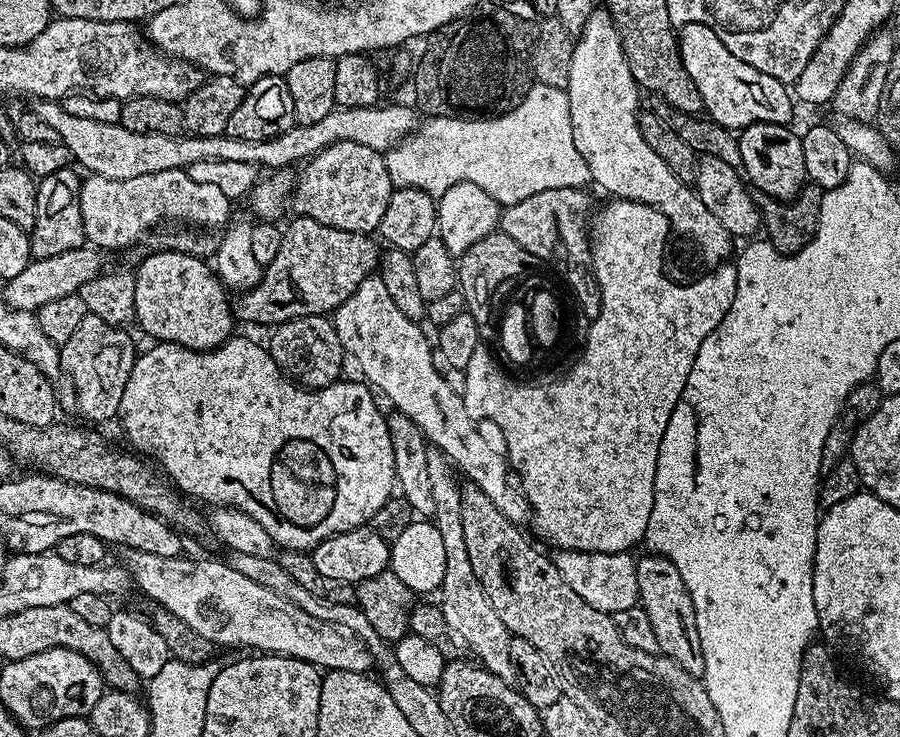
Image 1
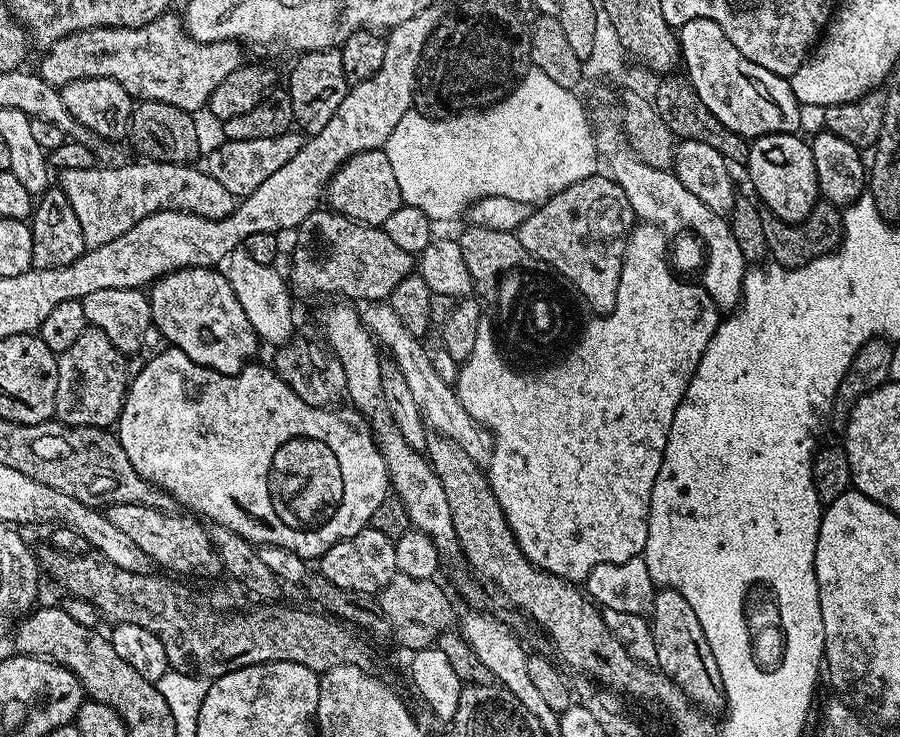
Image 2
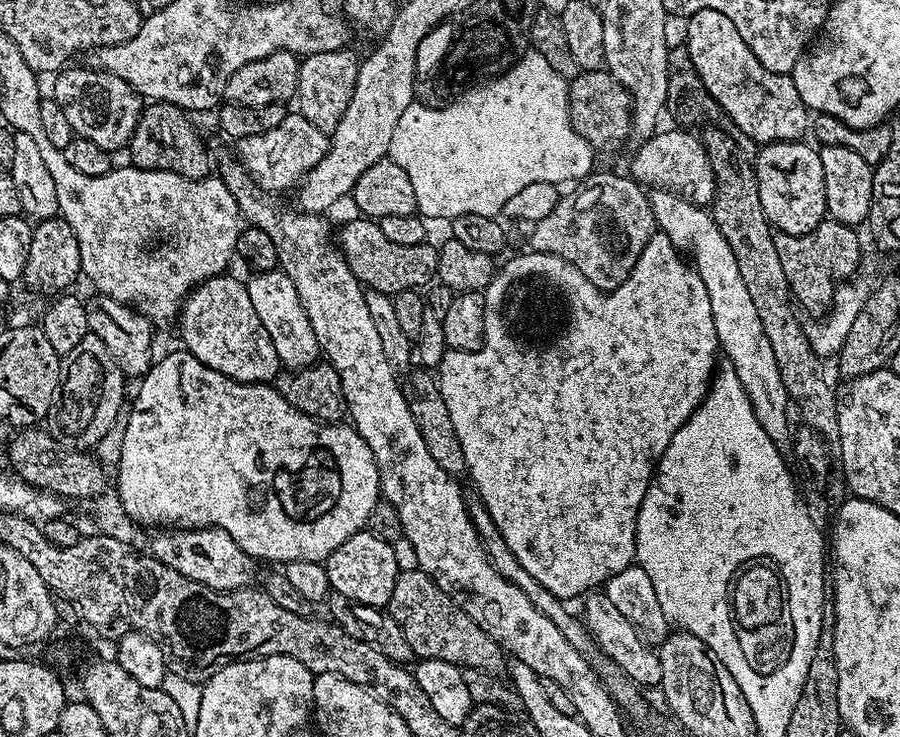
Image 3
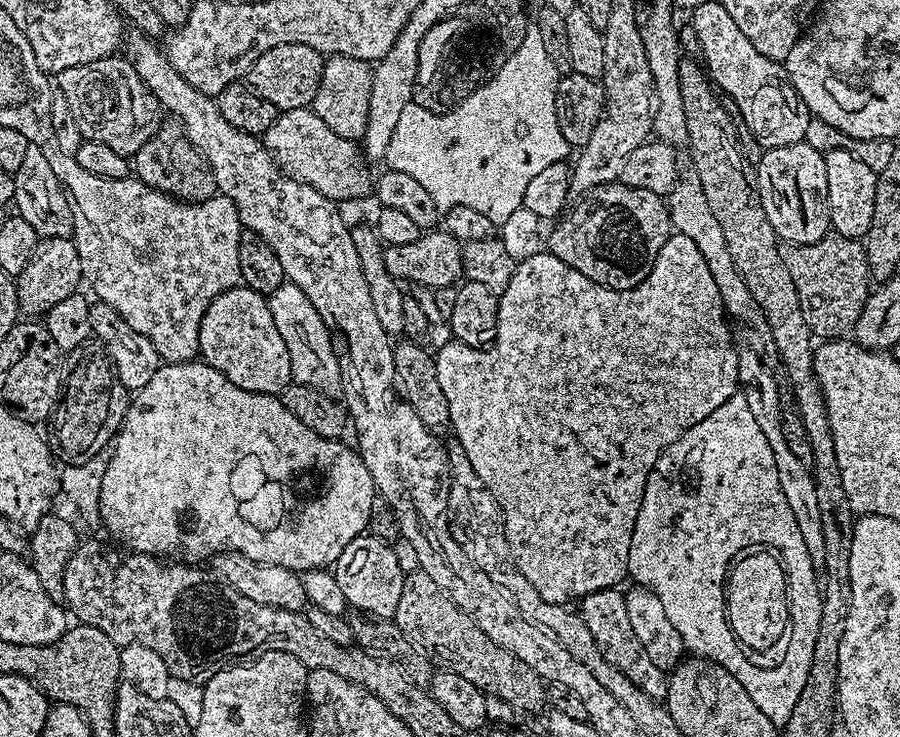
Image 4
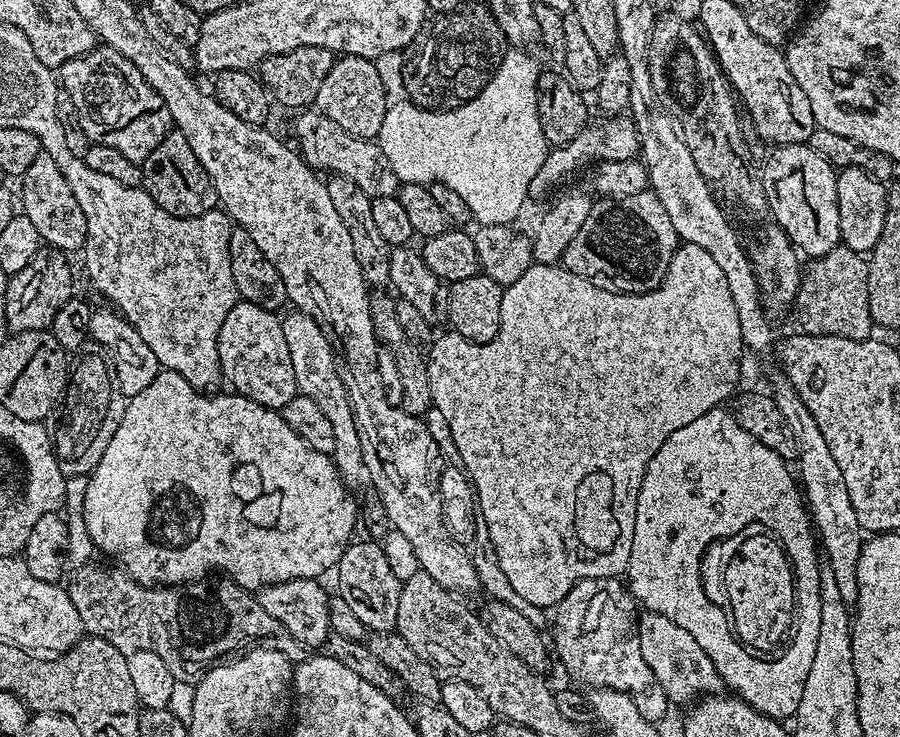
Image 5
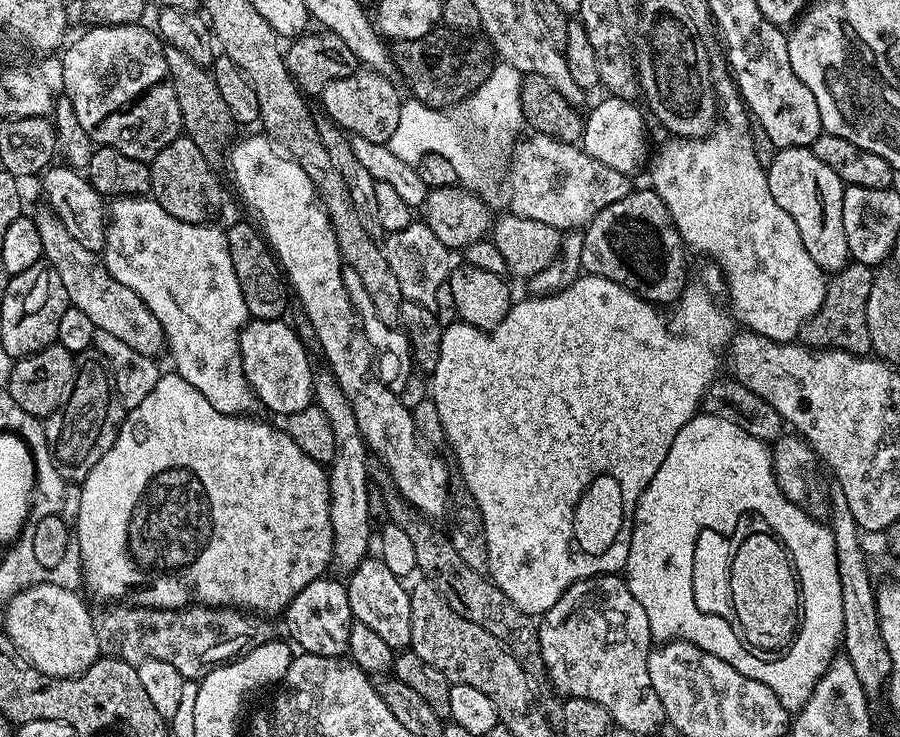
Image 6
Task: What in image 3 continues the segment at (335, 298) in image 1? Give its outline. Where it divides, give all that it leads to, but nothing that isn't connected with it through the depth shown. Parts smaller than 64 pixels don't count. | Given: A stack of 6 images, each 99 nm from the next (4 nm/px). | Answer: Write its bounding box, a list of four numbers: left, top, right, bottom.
[338,218,438,296]

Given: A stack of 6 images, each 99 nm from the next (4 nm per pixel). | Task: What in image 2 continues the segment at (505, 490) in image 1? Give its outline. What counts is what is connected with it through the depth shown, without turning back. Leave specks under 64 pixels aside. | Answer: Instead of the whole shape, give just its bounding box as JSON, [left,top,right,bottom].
[362,302,492,465]

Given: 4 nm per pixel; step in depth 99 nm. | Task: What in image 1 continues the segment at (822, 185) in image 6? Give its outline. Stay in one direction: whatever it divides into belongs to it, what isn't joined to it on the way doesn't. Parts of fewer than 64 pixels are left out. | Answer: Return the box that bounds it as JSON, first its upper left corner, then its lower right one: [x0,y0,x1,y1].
[738,124,808,200]

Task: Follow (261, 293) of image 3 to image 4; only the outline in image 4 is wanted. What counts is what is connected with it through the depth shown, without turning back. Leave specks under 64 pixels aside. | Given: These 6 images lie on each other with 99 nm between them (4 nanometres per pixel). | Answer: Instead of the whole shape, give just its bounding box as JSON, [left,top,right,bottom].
[267,282,341,398]

